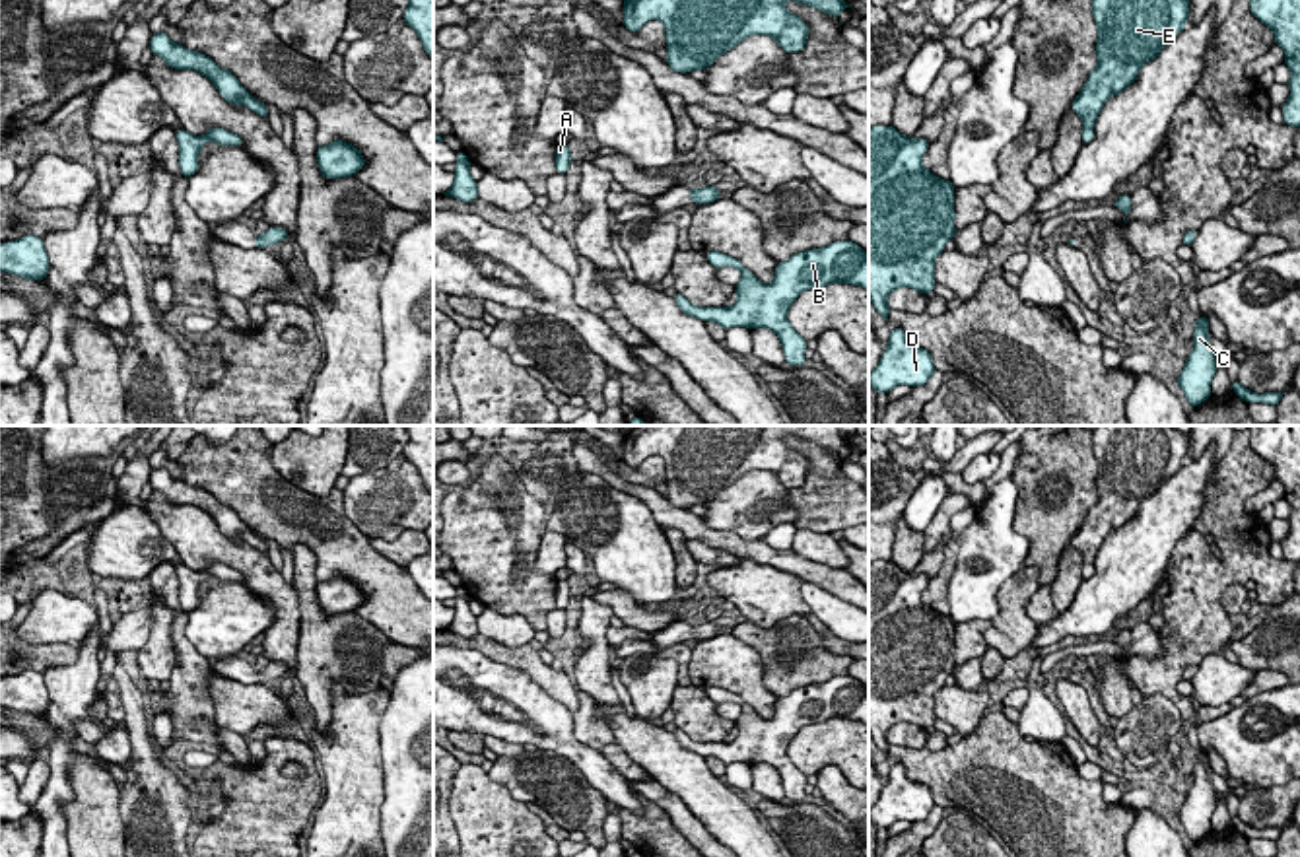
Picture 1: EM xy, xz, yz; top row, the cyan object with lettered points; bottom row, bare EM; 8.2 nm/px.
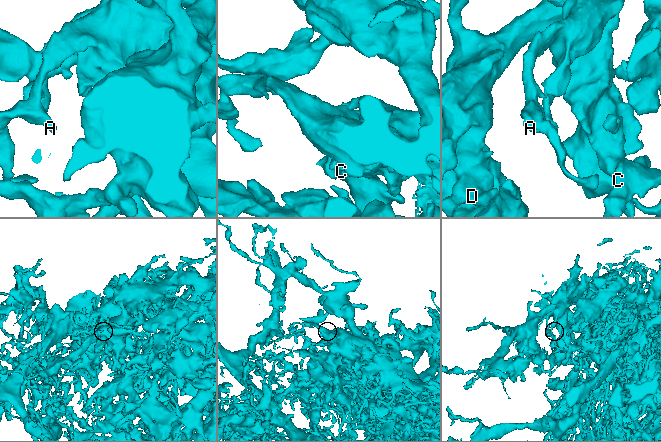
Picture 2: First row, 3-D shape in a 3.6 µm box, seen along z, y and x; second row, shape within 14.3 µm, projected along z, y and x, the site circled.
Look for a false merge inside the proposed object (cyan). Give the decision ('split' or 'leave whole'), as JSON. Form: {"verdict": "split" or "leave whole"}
{"verdict": "leave whole"}

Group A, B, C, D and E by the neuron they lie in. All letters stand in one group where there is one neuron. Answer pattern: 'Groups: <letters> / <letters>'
Groups: A B C D E

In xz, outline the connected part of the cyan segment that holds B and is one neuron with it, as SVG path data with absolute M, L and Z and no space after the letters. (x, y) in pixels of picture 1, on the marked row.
M834 241L822 249L808 249L775 264L771 284L762 284L738 258L719 251L705 253L715 266L733 266L740 270L740 282L735 286L738 299L731 307L696 307L684 295L676 293L676 305L703 323L713 321L725 330L733 326L773 330L783 346L785 365L804 365L806 340L787 321L787 311L804 290L824 288L828 284L851 284L869 290L869 257L853 241Z

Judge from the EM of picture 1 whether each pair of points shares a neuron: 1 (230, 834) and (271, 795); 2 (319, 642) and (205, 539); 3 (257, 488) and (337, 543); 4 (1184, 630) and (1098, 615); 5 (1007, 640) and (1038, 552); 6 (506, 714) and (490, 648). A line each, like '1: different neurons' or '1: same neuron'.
1: same neuron
2: different neurons
3: same neuron
4: different neurons
5: different neurons
6: different neurons

